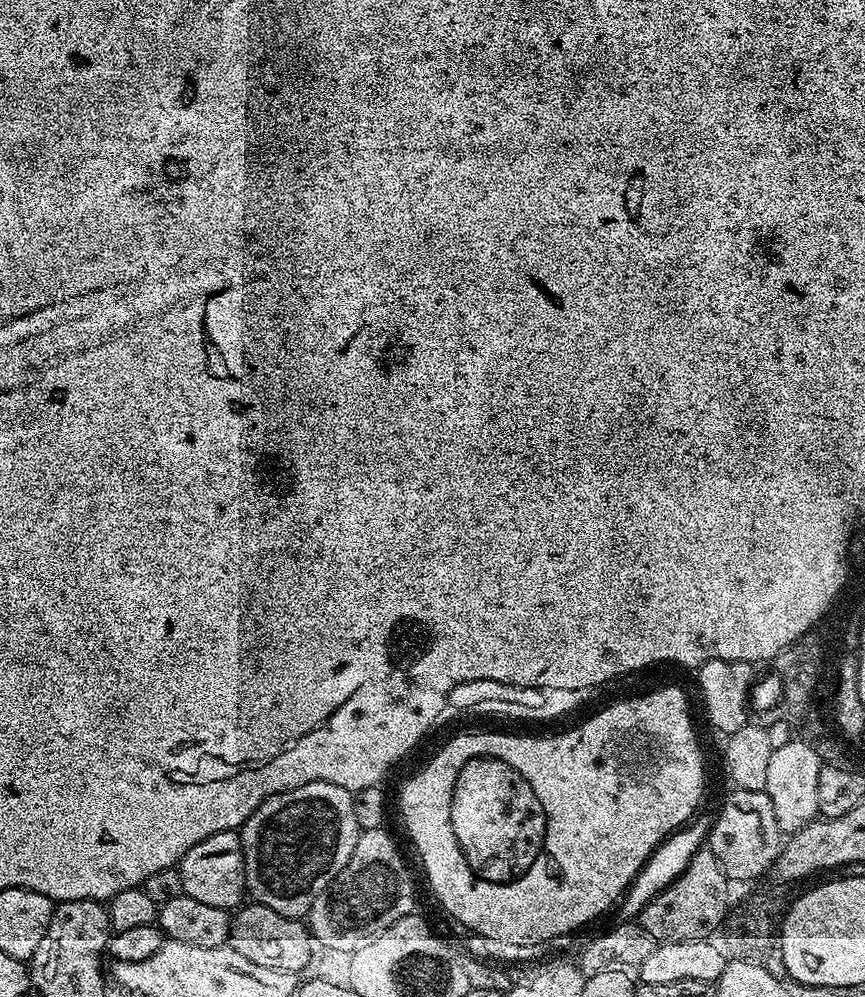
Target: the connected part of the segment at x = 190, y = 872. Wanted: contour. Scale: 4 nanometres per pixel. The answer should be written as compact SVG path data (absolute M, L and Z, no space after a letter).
M239 831L210 834L210 838L198 842L198 846L194 846L180 859L178 871L180 884L184 887L181 888L183 895L198 898L198 902L206 902L206 906L235 909L246 896L244 855Z

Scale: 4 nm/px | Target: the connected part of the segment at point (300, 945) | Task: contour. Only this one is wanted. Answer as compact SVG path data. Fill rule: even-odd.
M245 903L232 916L230 947L238 950L242 958L254 962L254 966L270 966L270 970L303 973L303 968L312 960L312 944L313 937L303 919L283 916L278 914L278 910L270 910L261 904Z

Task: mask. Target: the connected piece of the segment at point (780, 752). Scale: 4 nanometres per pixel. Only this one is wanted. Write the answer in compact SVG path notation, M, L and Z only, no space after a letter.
M793 738L790 742L786 742L786 746L772 750L766 791L774 802L774 814L778 818L781 833L800 832L817 819L820 810L818 774L821 767L821 753L815 752L811 744L803 738Z

